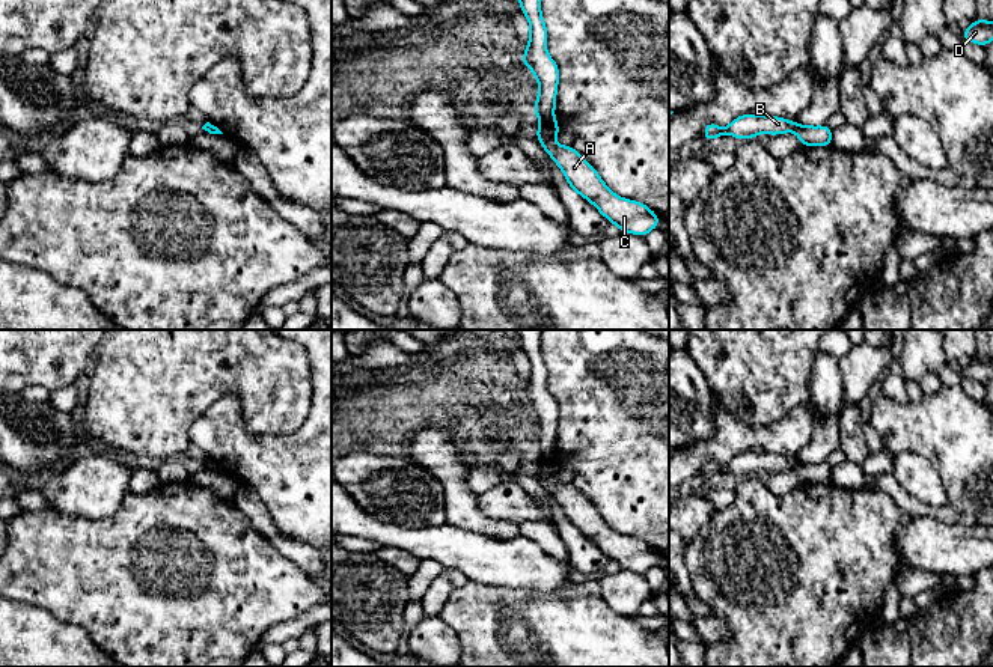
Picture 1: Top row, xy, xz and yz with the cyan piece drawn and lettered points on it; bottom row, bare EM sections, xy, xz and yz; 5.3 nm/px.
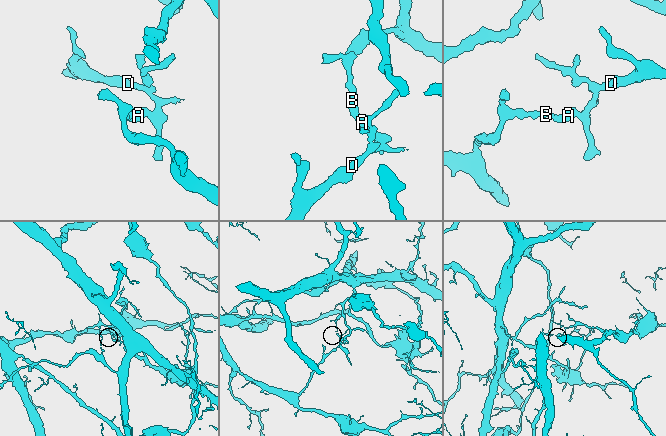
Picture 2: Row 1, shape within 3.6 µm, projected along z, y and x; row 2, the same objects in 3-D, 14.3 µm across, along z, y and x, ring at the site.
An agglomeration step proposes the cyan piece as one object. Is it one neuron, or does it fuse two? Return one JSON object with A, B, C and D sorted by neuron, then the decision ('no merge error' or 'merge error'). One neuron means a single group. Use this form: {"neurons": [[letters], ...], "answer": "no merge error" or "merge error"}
{"neurons": [["A", "C", "D"], ["B"]], "answer": "merge error"}

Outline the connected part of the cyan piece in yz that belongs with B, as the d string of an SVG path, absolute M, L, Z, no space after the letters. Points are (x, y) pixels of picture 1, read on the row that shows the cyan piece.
M747 113L734 119L726 128L708 122L704 126L704 140L710 142L725 134L732 134L738 140L752 139L761 132L776 136L794 131L794 126L796 122L778 116L753 116L752 113Z

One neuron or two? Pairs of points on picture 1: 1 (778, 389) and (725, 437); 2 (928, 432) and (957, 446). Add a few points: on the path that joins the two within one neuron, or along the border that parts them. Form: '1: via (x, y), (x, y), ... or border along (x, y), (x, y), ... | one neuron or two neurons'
1: border along (714, 399), (743, 423), (769, 426), (778, 422) | two neurons
2: via (936, 432), (950, 444) | one neuron

